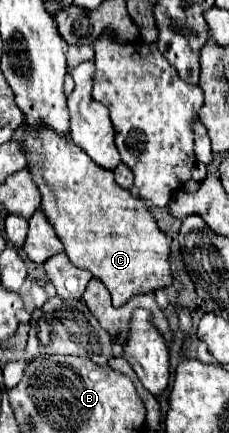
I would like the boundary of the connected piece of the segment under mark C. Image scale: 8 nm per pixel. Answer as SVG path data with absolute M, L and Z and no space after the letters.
M24 125L18 129L22 133L22 151L28 161L26 169L32 173L32 181L40 191L40 209L44 211L46 219L58 233L58 237L64 241L64 251L74 261L76 267L90 271L96 279L100 279L106 289L112 295L112 305L120 307L126 303L132 295L154 291L156 287L170 285L170 265L168 265L168 253L170 245L164 237L164 233L158 229L152 213L148 211L146 203L142 199L136 199L130 195L130 191L122 189L114 181L114 173L108 169L98 167L78 145L74 145L70 139L62 137L60 133L54 133L50 127L38 125Z

